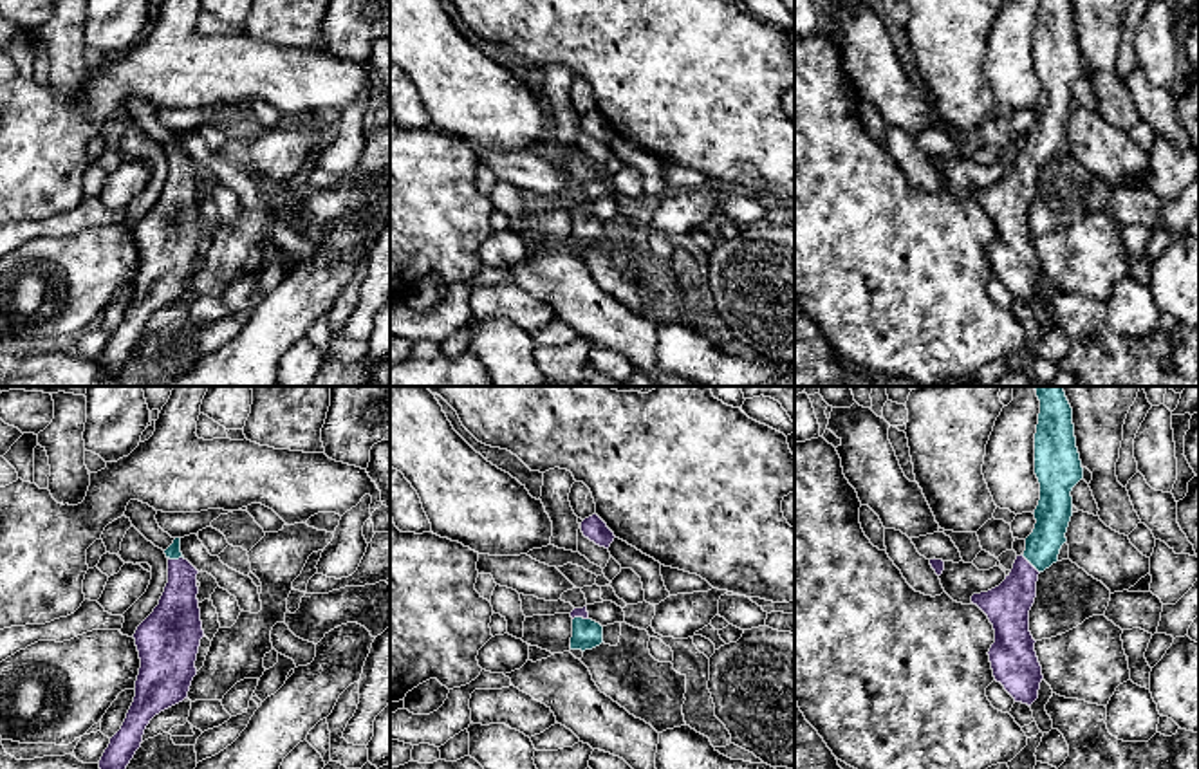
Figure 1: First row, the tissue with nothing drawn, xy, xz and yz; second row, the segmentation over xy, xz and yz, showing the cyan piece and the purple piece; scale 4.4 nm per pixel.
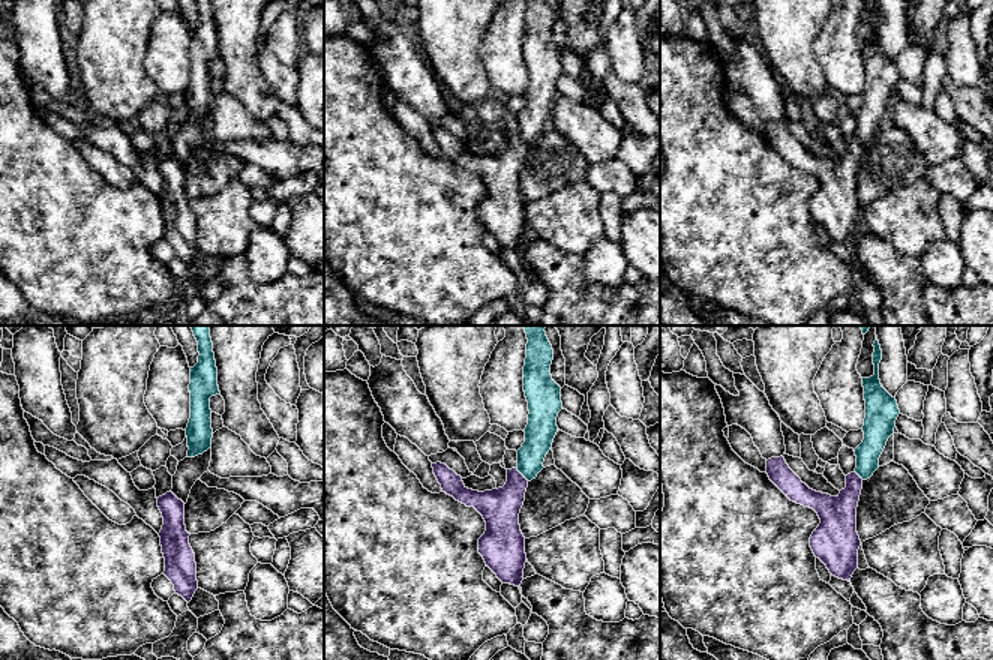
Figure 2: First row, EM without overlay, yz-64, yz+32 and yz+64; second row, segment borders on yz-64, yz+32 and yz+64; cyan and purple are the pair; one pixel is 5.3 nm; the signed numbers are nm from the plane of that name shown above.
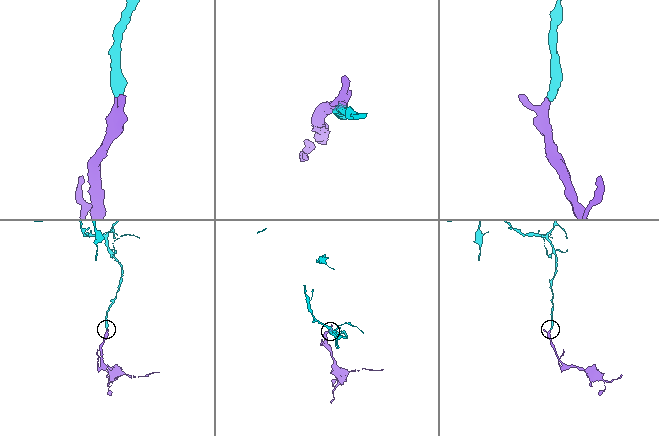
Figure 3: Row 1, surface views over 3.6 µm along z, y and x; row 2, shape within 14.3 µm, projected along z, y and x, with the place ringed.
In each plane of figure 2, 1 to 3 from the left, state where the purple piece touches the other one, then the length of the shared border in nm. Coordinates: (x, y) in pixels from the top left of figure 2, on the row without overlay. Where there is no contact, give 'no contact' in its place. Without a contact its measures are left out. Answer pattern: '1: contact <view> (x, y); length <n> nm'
1: no contact
2: contact yz+32 (522, 138); length 100 nm
3: contact yz+64 (860, 140); length 60 nm

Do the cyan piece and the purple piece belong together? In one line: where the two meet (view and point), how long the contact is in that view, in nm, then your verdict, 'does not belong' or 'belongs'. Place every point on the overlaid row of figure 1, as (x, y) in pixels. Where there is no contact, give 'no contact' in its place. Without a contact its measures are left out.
contact yz (1030, 562); length 120 nm; belongs

